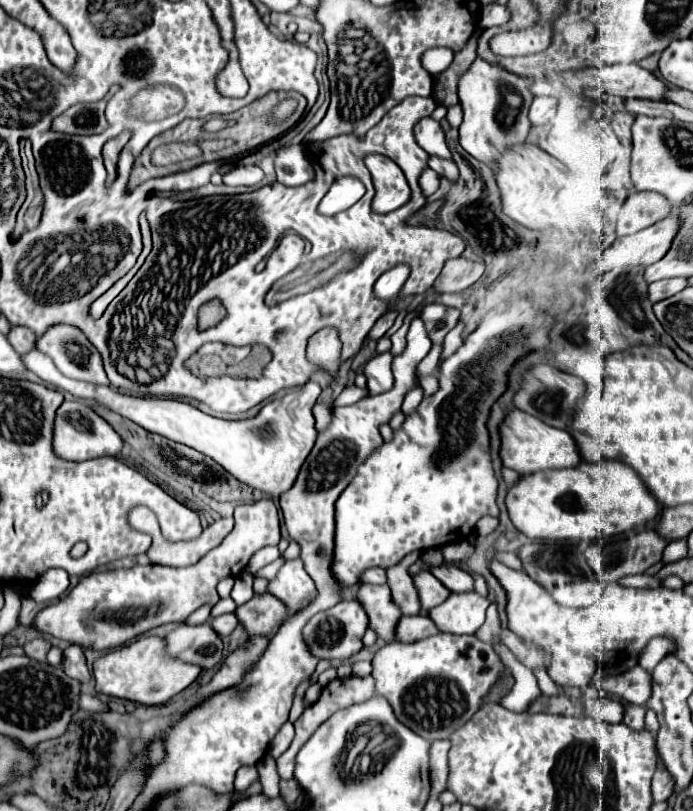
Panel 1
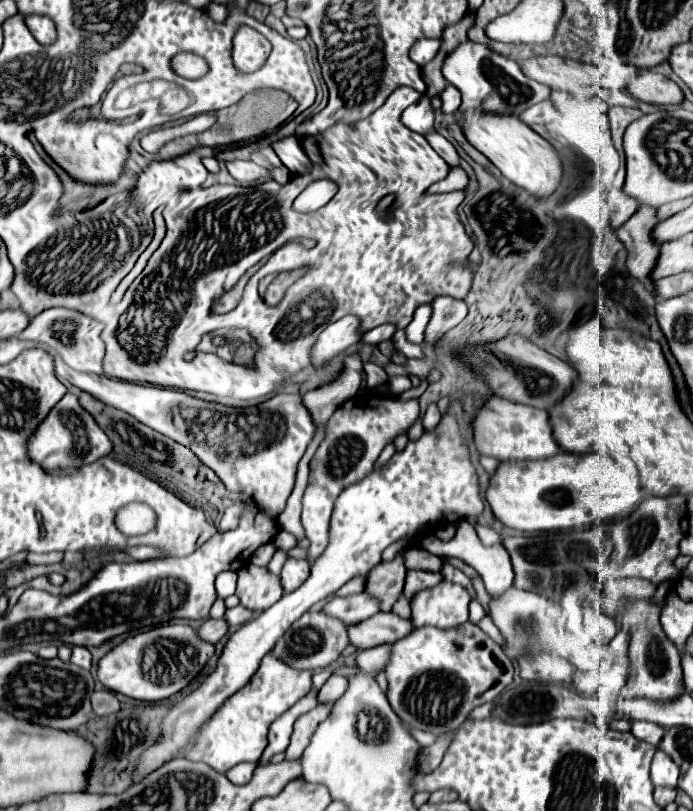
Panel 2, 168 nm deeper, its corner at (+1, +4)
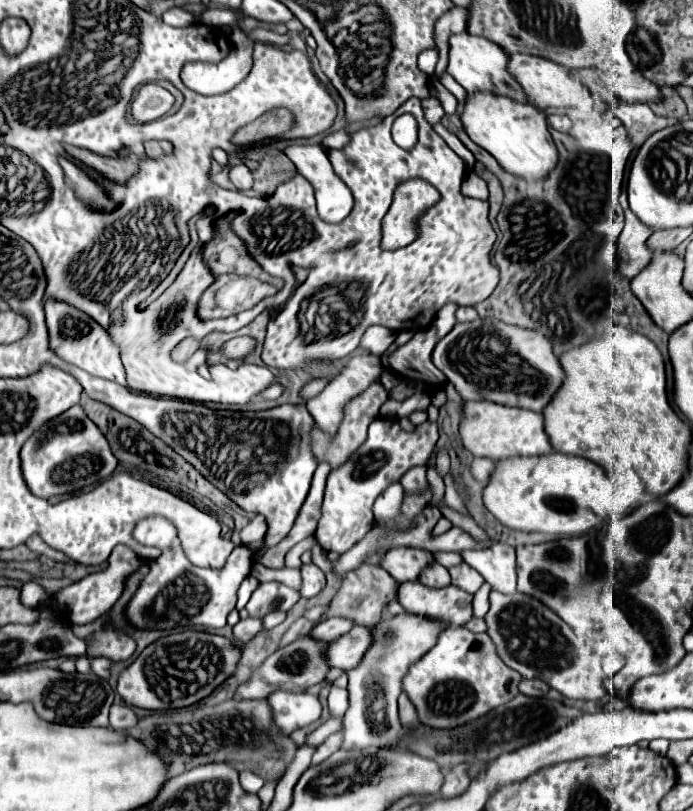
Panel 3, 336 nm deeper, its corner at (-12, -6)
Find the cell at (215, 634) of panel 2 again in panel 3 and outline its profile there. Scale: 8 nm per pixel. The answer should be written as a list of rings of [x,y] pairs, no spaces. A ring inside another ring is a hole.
[[[246,618],[246,620],[240,620],[240,622],[232,628],[232,636],[234,636],[236,642],[246,644],[246,642],[252,640],[260,630],[262,630],[262,622],[260,622],[260,620],[256,620],[256,618]]]

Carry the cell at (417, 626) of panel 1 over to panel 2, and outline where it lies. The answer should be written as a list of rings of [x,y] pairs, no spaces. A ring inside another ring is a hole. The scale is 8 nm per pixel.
[[[377,612],[361,624],[349,626],[349,644],[357,650],[365,650],[377,644],[393,644],[405,638],[413,630],[411,620],[403,620],[391,612]]]

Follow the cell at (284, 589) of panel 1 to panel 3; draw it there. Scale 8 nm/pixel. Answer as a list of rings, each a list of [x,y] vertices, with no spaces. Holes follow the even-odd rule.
[[[304,564],[302,566],[302,588],[300,588],[300,594],[304,598],[316,596],[324,588],[324,584],[326,584],[324,572],[316,564]]]

